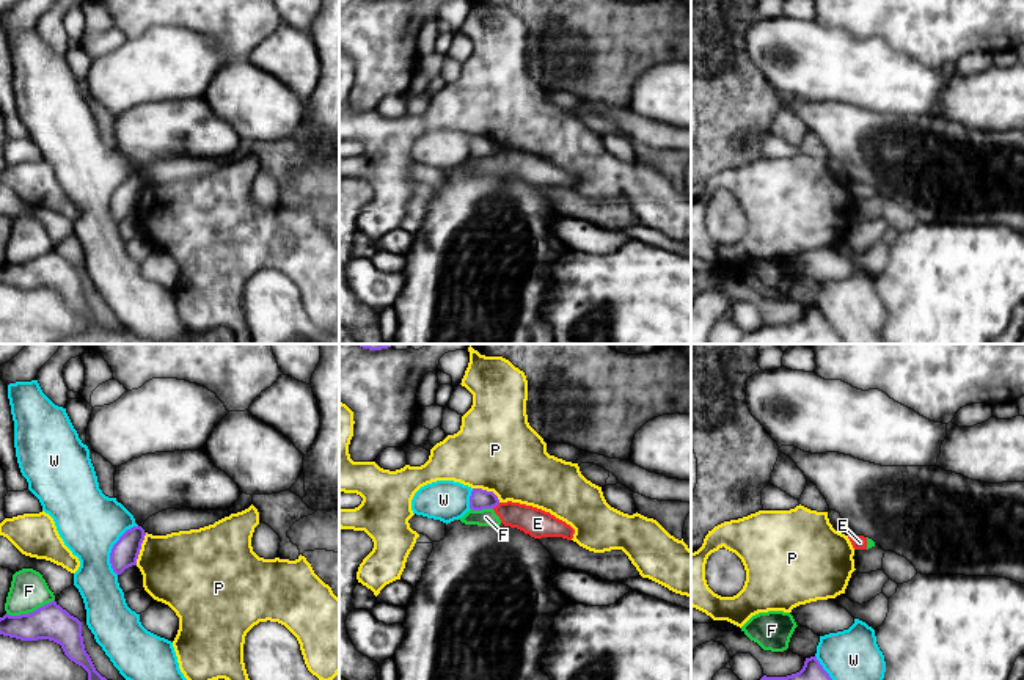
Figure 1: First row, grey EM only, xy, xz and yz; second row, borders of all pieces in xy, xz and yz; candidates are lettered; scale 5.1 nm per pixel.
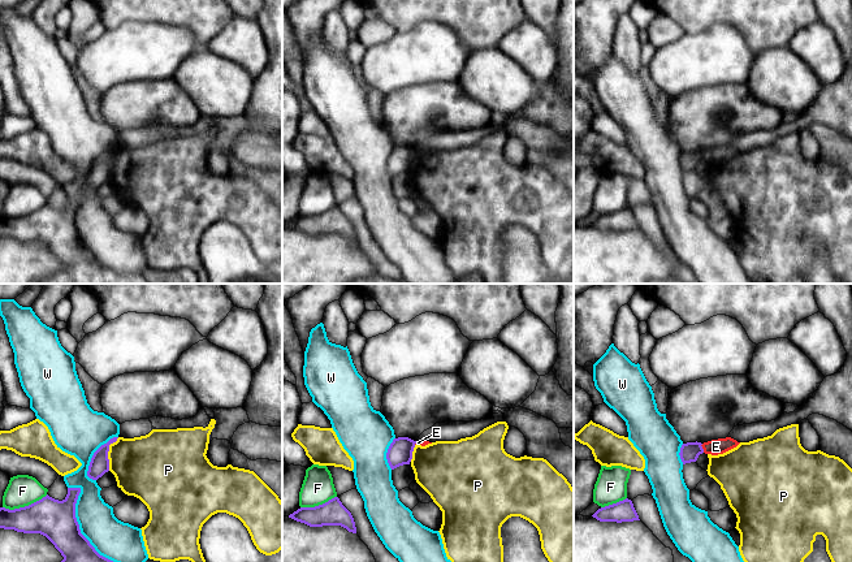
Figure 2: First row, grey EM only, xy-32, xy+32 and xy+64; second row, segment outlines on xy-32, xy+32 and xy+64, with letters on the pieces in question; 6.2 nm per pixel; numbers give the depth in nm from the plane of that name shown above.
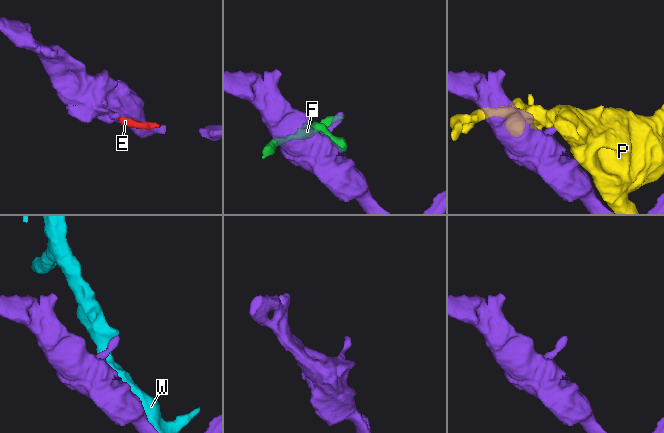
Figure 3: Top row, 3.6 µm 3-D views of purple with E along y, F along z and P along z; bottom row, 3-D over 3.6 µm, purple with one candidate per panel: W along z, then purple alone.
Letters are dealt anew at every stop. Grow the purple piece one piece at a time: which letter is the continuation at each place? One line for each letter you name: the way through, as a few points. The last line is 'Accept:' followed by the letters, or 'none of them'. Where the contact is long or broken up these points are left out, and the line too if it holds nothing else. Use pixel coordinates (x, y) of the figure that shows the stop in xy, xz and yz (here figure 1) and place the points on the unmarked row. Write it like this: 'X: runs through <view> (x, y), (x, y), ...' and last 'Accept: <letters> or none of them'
Accept: none of them

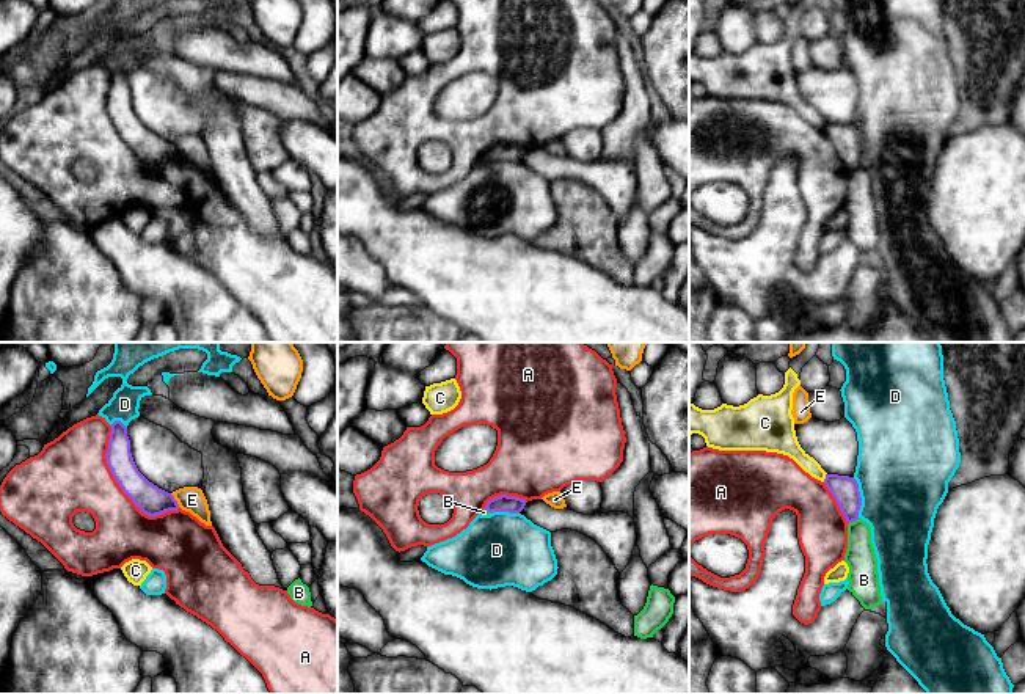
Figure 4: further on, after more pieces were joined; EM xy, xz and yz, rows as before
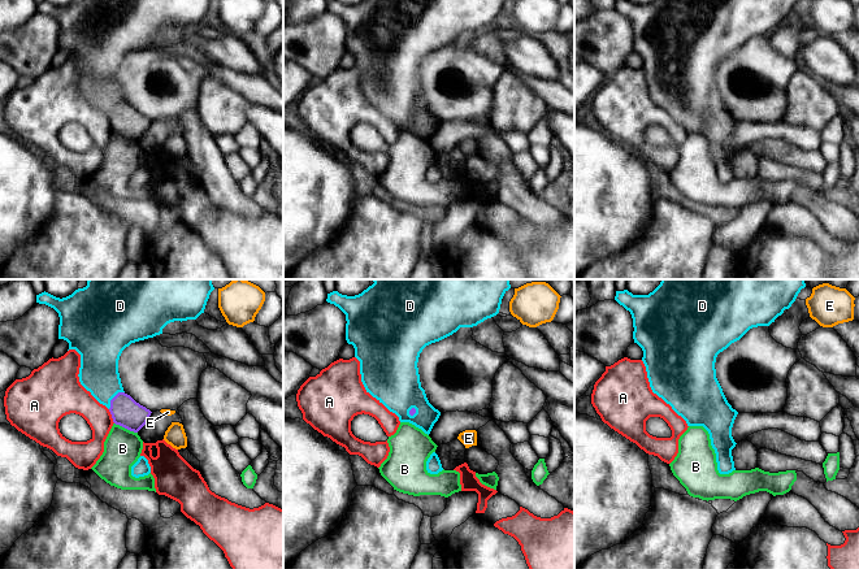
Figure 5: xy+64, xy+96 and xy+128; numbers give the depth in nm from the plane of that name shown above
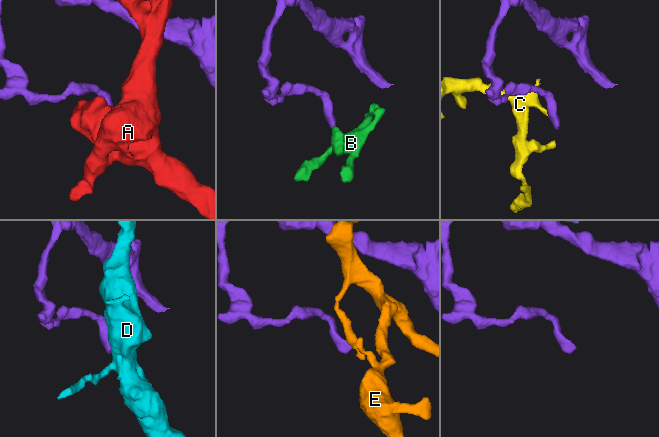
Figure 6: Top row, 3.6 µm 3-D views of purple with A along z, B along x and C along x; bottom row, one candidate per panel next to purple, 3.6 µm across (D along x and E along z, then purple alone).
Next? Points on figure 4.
Accept: none of them

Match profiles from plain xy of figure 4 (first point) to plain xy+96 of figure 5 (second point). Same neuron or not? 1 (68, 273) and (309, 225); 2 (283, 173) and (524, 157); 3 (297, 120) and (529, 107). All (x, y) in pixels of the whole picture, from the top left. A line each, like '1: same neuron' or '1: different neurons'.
1: different neurons
2: different neurons
3: different neurons

